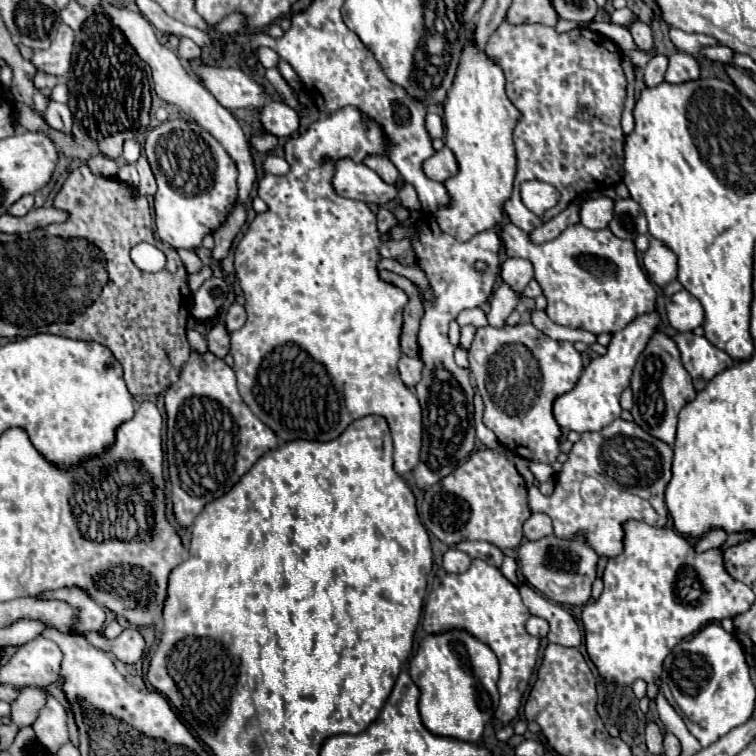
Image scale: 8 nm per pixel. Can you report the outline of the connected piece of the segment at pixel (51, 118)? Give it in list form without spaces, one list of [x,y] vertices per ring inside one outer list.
[[[48,87],[40,89],[40,93],[48,97],[48,109],[46,109],[46,113],[44,113],[46,123],[48,123],[52,129],[70,133],[70,127],[72,127],[72,113],[70,113],[68,105],[66,105],[66,103],[56,103],[56,101],[52,99],[52,91],[50,91]]]

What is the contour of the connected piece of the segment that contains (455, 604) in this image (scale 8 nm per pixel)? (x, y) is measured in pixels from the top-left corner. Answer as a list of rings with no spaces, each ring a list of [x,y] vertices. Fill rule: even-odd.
[[[474,559],[466,573],[436,577],[424,607],[422,627],[426,633],[440,633],[444,629],[468,629],[468,633],[484,641],[498,655],[500,707],[496,709],[496,717],[502,723],[510,723],[518,715],[538,657],[540,639],[528,635],[524,629],[528,617],[530,613],[522,603],[518,589],[502,575],[500,569],[480,559]]]

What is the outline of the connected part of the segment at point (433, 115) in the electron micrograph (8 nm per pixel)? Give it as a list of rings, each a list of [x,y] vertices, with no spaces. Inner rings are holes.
[[[430,109],[426,115],[426,129],[430,133],[430,137],[442,137],[444,133],[444,125],[442,125],[442,117],[436,113],[436,109]]]

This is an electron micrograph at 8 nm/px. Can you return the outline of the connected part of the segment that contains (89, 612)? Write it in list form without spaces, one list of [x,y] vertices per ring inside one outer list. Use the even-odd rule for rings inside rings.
[[[60,589],[56,593],[42,593],[46,597],[56,597],[56,599],[66,599],[70,605],[76,605],[80,615],[78,615],[78,633],[86,635],[88,631],[100,631],[104,627],[106,613],[100,605],[96,605],[86,593],[80,593],[80,589]]]

